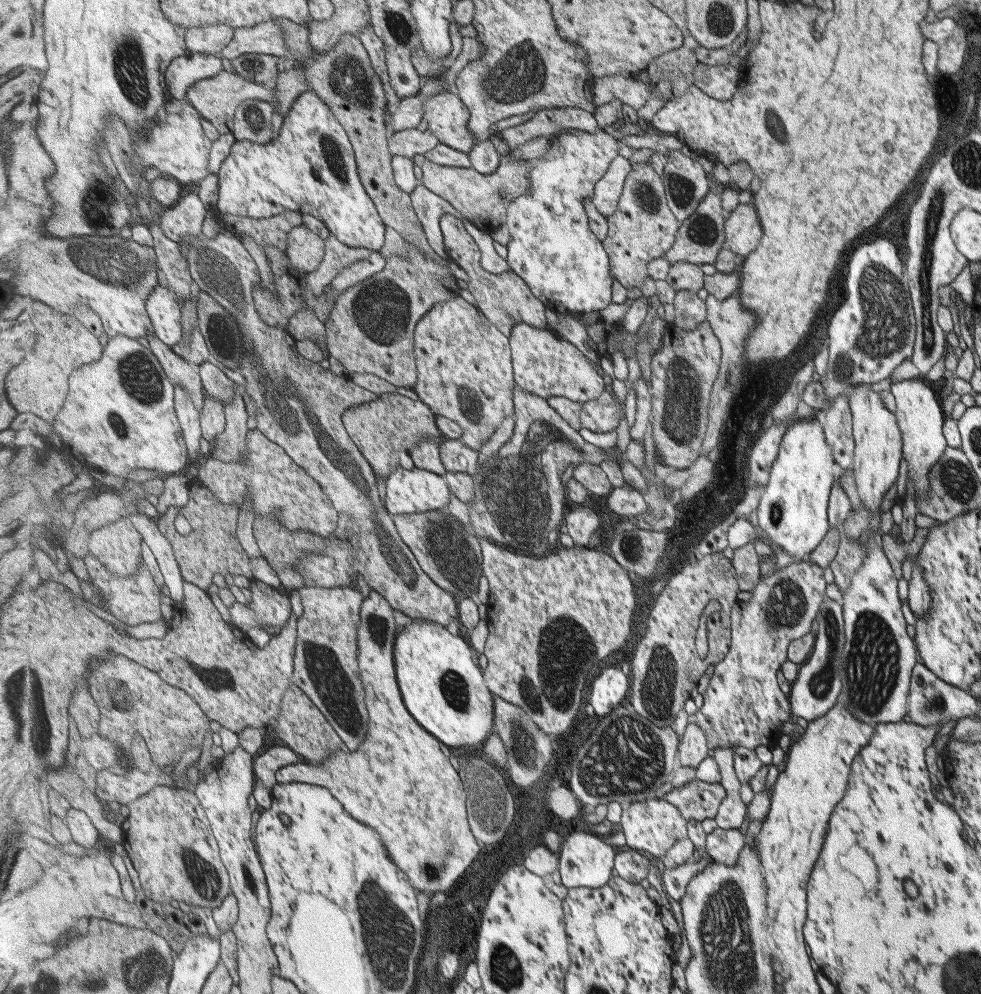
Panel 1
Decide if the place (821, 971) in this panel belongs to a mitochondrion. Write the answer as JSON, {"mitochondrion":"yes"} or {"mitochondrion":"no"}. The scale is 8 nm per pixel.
{"mitochondrion":"no"}

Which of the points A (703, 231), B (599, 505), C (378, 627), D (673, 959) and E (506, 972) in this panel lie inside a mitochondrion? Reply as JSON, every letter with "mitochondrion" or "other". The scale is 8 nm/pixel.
{"A":"mitochondrion","B":"other","C":"mitochondrion","D":"other","E":"mitochondrion"}

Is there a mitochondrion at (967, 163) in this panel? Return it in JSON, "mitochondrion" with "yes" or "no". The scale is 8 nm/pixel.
{"mitochondrion":"yes"}

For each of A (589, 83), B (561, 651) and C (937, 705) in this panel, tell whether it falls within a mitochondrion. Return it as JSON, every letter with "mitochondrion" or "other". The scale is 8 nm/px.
{"A":"other","B":"mitochondrion","C":"mitochondrion"}

